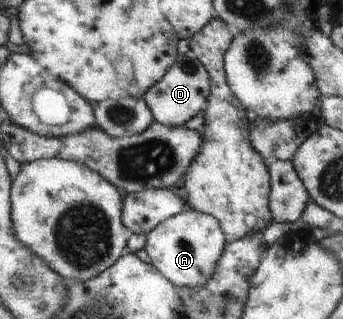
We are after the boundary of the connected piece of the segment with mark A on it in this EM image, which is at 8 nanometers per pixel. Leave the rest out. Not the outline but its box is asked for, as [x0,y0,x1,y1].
[145,208,226,287]

